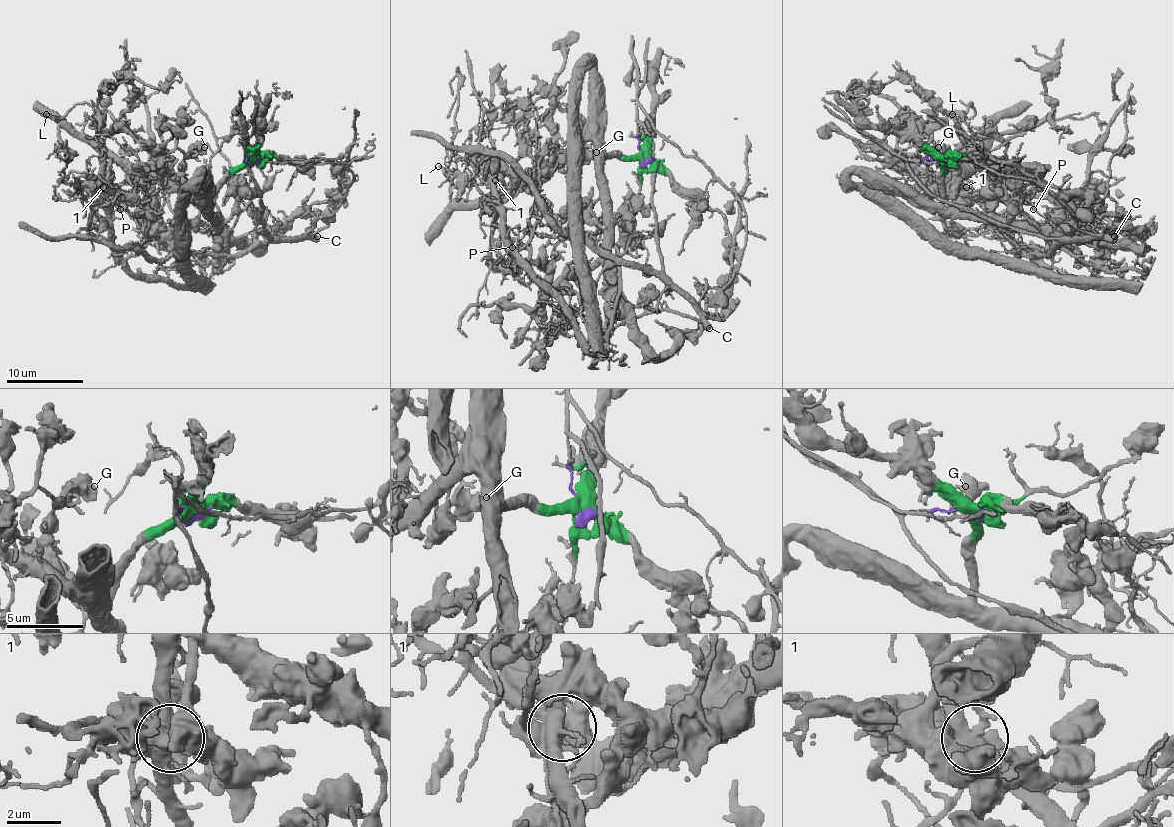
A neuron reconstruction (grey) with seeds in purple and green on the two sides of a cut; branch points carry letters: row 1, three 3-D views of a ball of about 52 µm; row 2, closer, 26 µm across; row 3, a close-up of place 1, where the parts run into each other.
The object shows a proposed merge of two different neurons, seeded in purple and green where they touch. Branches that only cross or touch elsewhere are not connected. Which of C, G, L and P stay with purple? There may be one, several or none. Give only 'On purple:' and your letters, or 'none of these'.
On purple: C

